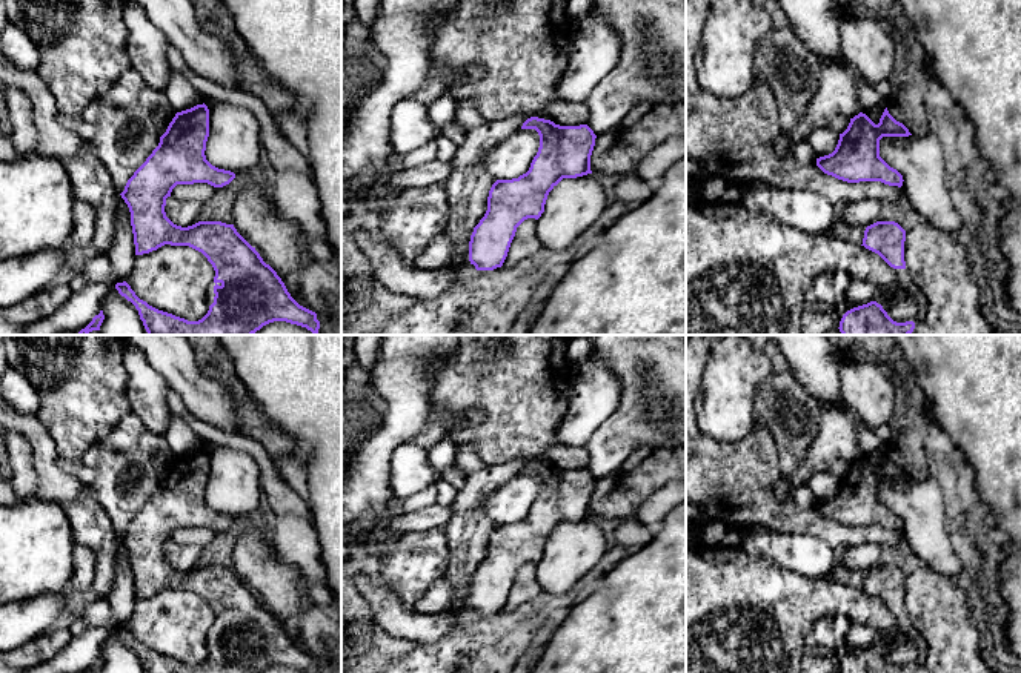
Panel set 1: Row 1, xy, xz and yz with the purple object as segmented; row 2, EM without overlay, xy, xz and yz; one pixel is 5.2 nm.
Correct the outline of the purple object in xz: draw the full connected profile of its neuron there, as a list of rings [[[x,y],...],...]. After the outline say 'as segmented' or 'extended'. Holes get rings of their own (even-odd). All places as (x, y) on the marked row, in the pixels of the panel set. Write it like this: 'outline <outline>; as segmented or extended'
outline [[[530,117],[521,129],[535,129],[540,148],[526,174],[492,184],[487,211],[469,241],[469,261],[477,270],[503,266],[517,227],[527,218],[541,217],[549,192],[563,178],[592,174],[590,155],[597,135],[587,124],[560,126]]]; as segmented

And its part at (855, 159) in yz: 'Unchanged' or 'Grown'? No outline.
Unchanged

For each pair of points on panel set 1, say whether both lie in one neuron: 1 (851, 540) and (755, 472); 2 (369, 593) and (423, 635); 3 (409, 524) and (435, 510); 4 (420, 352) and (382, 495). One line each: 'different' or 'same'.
1: same
2: same
3: same
4: same

